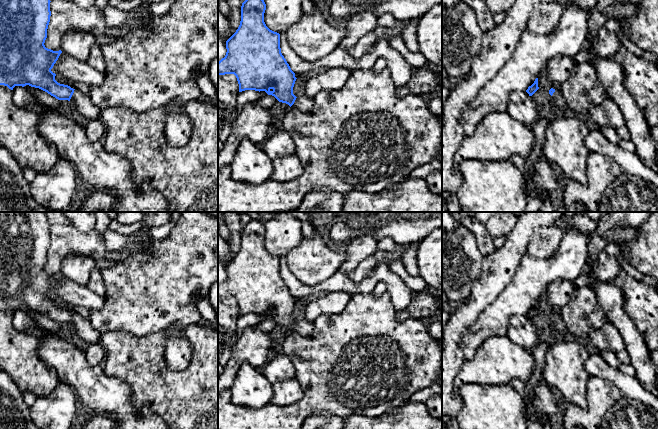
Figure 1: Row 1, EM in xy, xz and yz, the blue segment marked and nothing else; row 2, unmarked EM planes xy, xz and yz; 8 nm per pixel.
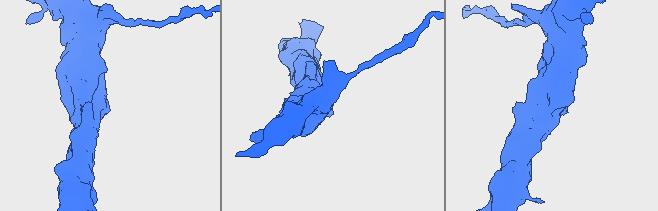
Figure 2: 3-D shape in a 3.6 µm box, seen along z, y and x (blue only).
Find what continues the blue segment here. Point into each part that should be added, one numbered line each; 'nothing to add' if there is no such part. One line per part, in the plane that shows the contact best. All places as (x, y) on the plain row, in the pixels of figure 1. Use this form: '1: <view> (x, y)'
1: xy (83, 332)

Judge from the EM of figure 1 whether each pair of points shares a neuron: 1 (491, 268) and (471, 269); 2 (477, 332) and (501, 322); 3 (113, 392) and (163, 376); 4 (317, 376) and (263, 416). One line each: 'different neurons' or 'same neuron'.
1: different neurons
2: same neuron
3: different neurons
4: same neuron

